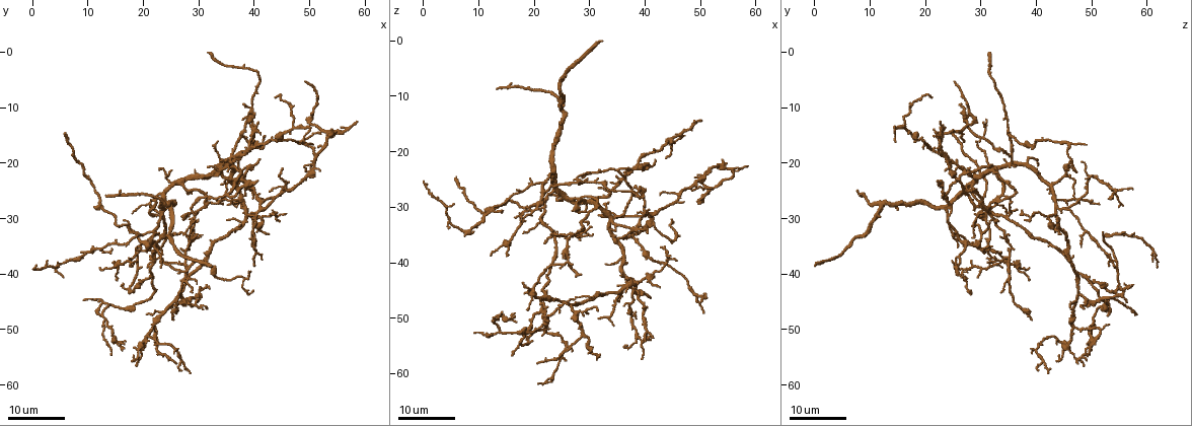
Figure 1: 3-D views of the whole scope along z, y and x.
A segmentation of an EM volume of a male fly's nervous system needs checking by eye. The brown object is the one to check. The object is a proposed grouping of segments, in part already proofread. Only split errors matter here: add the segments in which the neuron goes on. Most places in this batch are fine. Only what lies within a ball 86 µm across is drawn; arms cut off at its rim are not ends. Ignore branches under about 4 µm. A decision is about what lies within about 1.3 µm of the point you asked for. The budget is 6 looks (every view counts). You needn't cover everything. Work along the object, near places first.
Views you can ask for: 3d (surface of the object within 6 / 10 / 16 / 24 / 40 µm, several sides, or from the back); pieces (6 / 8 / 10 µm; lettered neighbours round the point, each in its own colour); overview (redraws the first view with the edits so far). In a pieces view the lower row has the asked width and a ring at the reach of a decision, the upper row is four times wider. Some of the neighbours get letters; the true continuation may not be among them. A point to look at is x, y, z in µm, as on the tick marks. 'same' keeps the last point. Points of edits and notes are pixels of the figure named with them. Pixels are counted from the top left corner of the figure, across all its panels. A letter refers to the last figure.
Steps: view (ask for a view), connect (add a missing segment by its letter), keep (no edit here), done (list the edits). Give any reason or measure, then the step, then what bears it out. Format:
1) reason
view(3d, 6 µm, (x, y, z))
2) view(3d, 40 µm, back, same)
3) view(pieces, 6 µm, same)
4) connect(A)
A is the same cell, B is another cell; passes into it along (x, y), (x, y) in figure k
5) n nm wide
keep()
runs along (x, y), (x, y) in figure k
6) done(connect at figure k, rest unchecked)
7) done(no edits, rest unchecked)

tapers out
view(3d, 24 µm, (40.5, 19.5, 46.0))

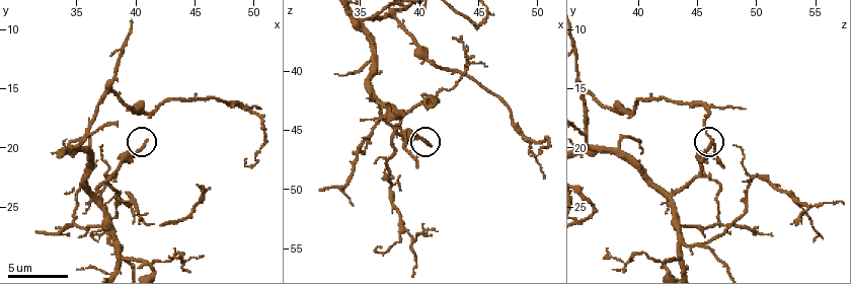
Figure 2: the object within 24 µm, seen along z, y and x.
zoom in
view(3d, 10 µm, (40.8, 19.6, 46.2))

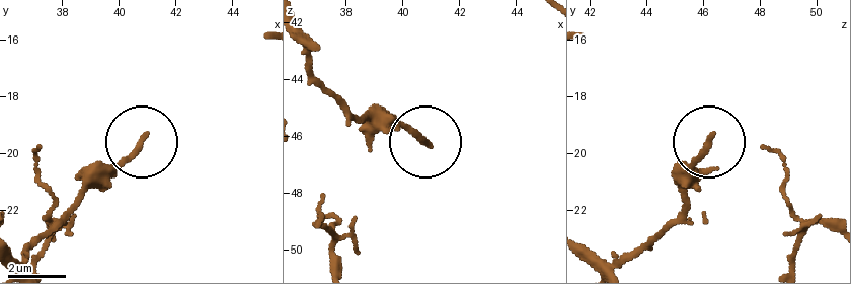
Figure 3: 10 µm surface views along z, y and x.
view(pieces, 8 µm, (40.9, 19.4, 46.2))

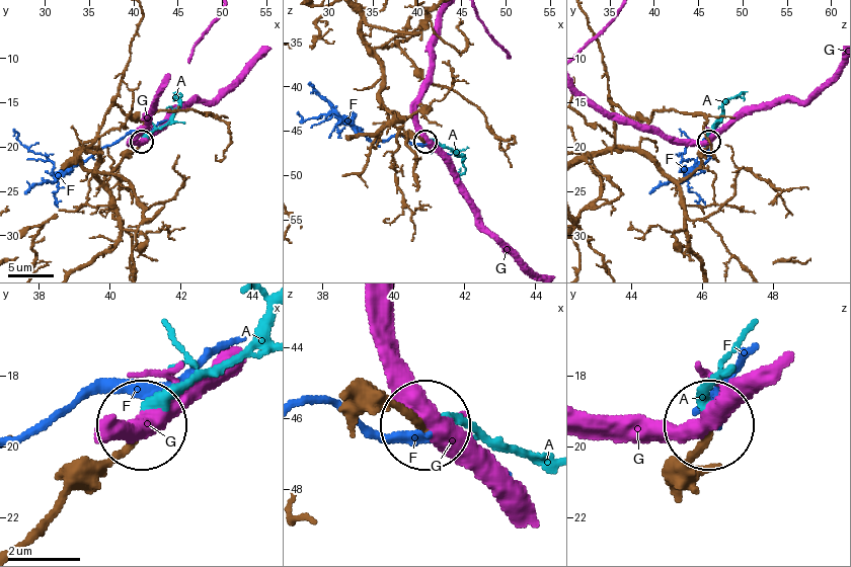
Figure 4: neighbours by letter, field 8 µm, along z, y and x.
connect(A)
A is the same cell, F and G are other cells; passes into it along (52, 510), (148, 413), (221, 368), (263, 313) in figure 4; it goes on there

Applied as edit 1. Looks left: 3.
view(overview)

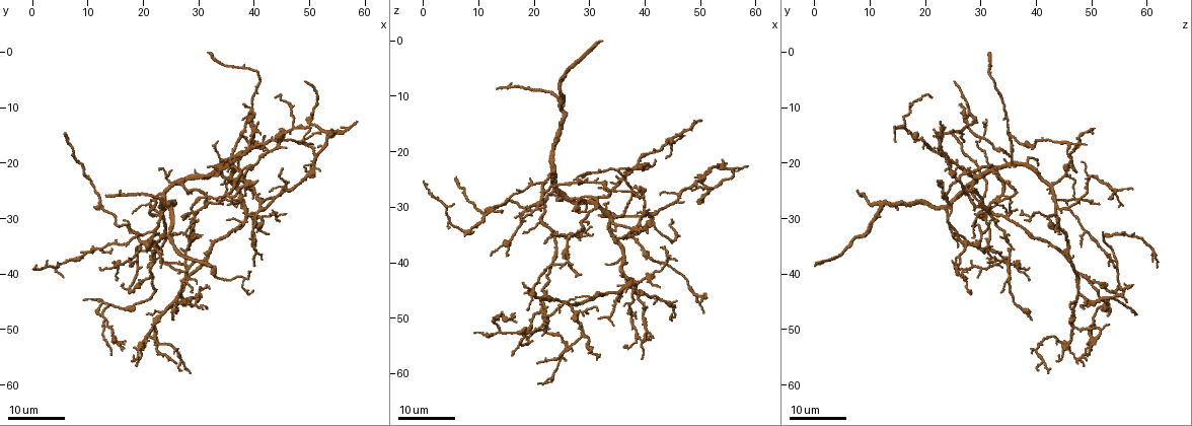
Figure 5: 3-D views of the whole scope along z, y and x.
thin end
view(3d, 24 µm, (45.0, 21.0, 33.0))

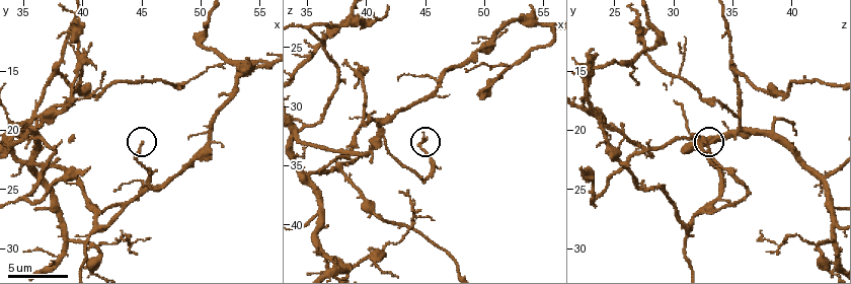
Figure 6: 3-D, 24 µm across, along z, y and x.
view(pieces, 8 µm, (45.2, 21.0, 32.6))

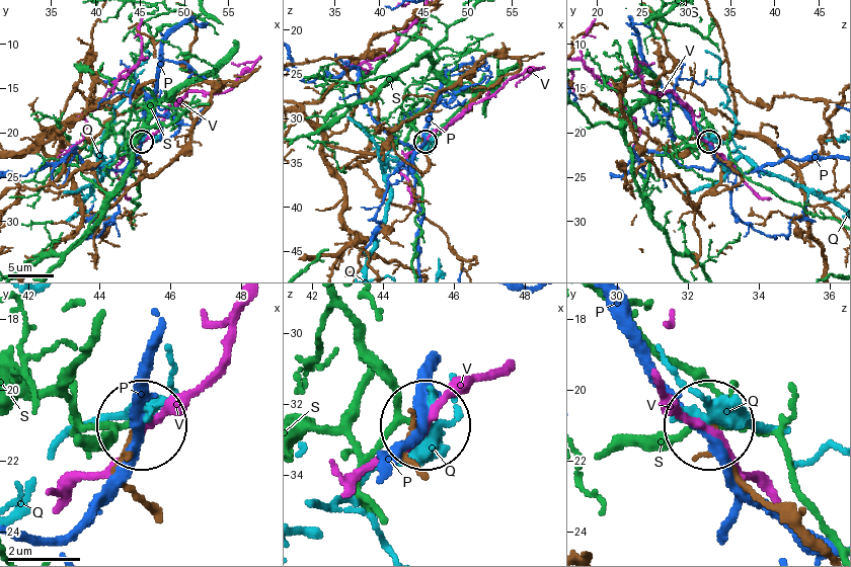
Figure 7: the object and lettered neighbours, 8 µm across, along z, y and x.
140 nm wide
keep()
P, Q, S and V are other cells; runs along (819, 547), (747, 483), (713, 432) in figure 7; no lettered segment goes on from it

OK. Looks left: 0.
done(connect at figure 4, rest unchecked)

